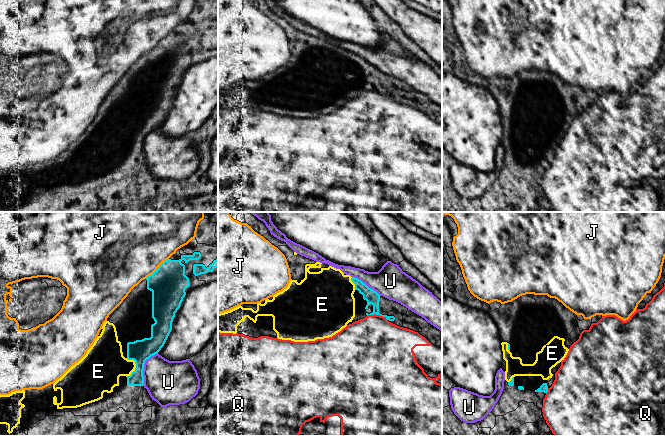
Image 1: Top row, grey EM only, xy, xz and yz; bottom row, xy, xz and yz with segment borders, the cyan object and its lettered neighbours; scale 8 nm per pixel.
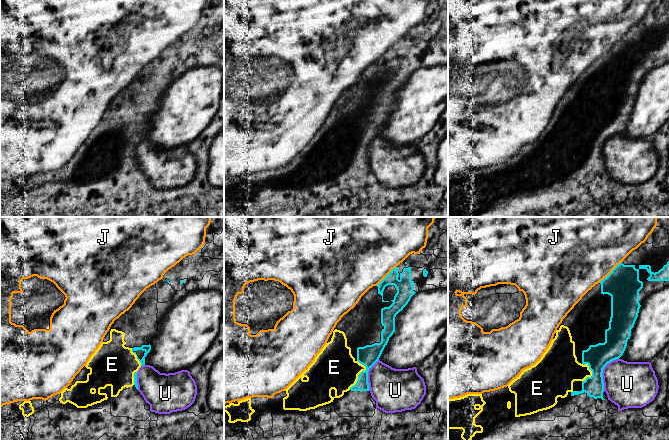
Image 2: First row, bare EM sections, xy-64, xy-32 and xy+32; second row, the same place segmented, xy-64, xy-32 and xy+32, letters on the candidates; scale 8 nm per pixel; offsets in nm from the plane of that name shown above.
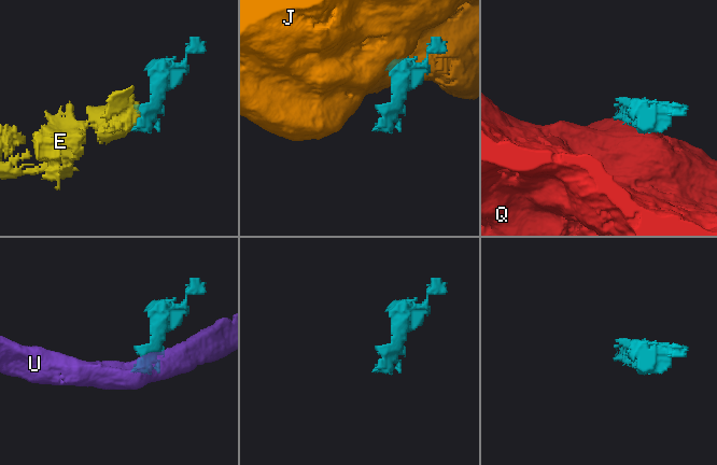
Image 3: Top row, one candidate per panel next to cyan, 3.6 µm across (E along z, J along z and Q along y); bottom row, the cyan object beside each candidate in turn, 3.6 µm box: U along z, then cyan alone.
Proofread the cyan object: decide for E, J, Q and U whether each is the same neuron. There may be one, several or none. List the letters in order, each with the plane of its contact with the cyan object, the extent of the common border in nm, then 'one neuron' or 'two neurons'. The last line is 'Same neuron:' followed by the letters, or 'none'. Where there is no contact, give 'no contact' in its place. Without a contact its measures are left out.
E: xy | 160 nm | one neuron
J: xy | 260 nm | two neurons
Q: xz | 170 nm | two neurons
U: xy | 280 nm | two neurons
Same neuron: E

